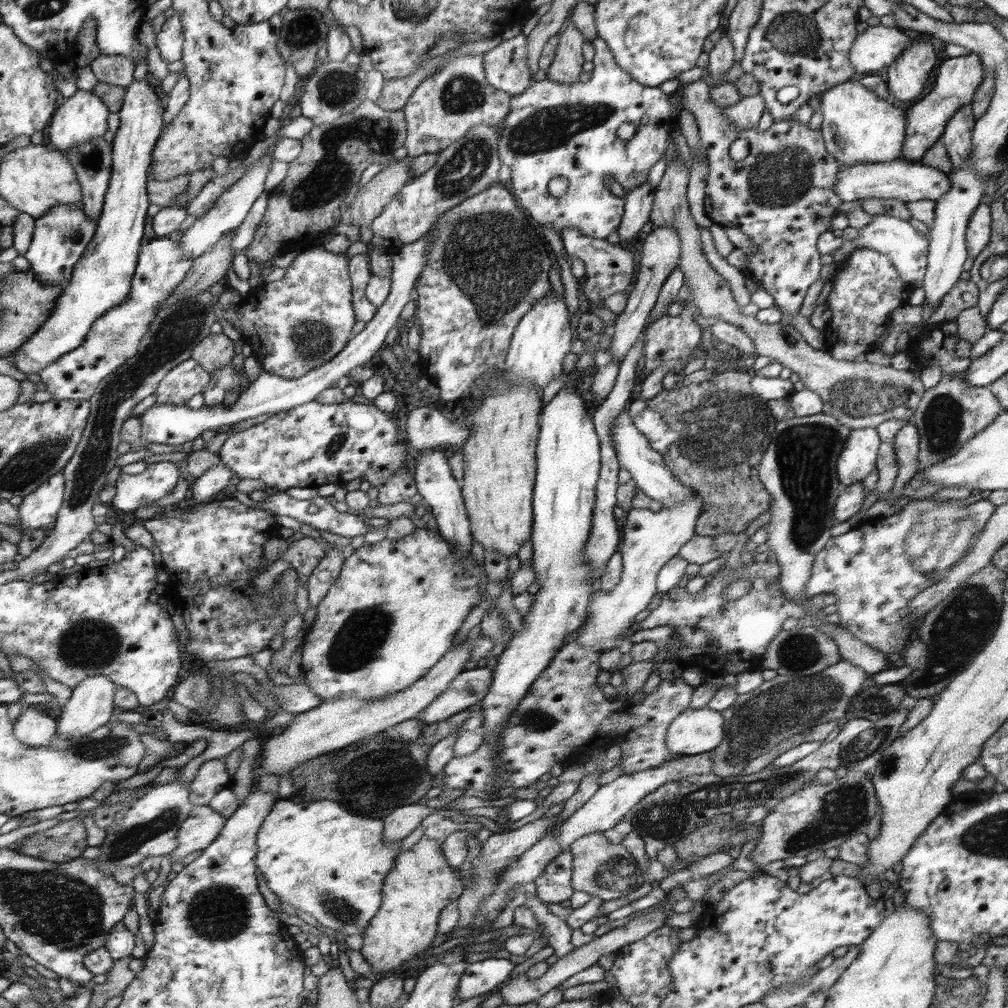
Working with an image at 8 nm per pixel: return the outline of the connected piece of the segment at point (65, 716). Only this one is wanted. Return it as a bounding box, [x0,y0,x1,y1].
[56,676,119,740]

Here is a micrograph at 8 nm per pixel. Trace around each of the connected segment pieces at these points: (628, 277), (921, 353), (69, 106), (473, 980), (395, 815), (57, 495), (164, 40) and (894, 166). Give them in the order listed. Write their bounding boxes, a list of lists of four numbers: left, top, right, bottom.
[[560,229,636,310],[905,321,970,374],[48,89,108,154],[458,958,516,1001],[383,803,437,841],[14,472,66,535],[156,13,184,64],[836,158,952,204]]

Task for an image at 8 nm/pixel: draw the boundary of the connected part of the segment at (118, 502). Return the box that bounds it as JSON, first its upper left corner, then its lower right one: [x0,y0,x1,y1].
[112,461,184,511]

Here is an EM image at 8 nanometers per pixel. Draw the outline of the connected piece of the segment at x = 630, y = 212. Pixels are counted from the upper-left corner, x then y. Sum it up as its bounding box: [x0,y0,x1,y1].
[617,180,655,242]

